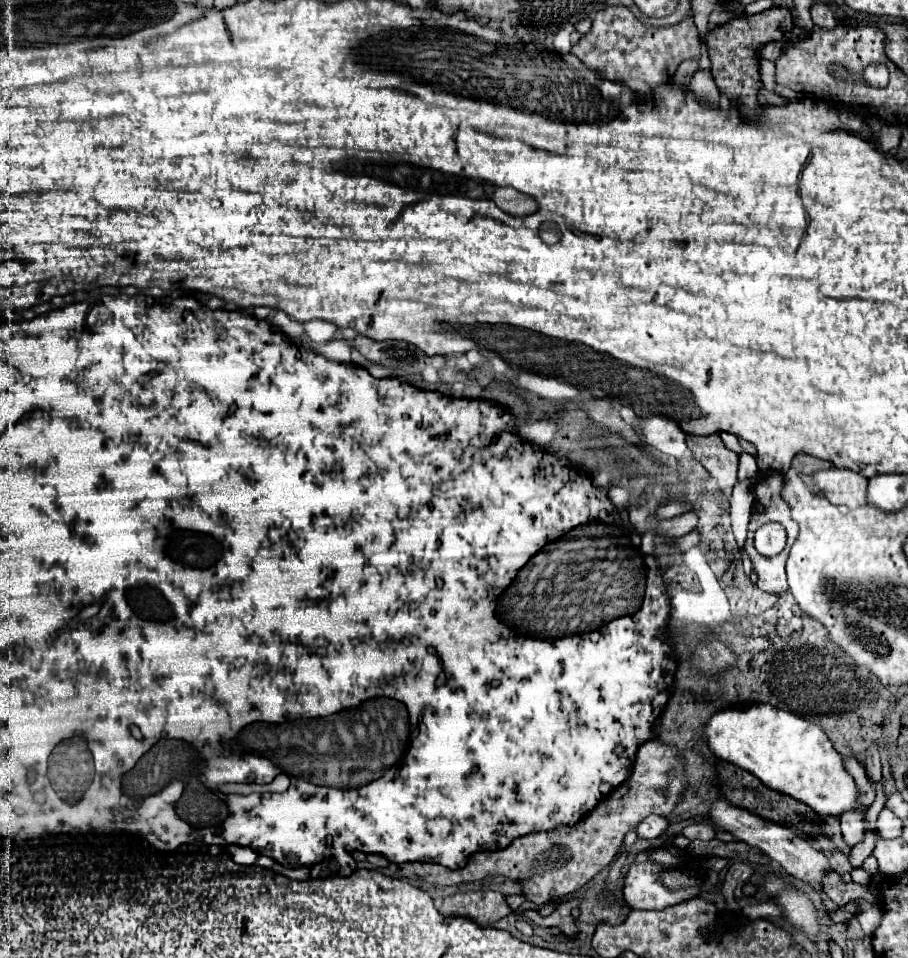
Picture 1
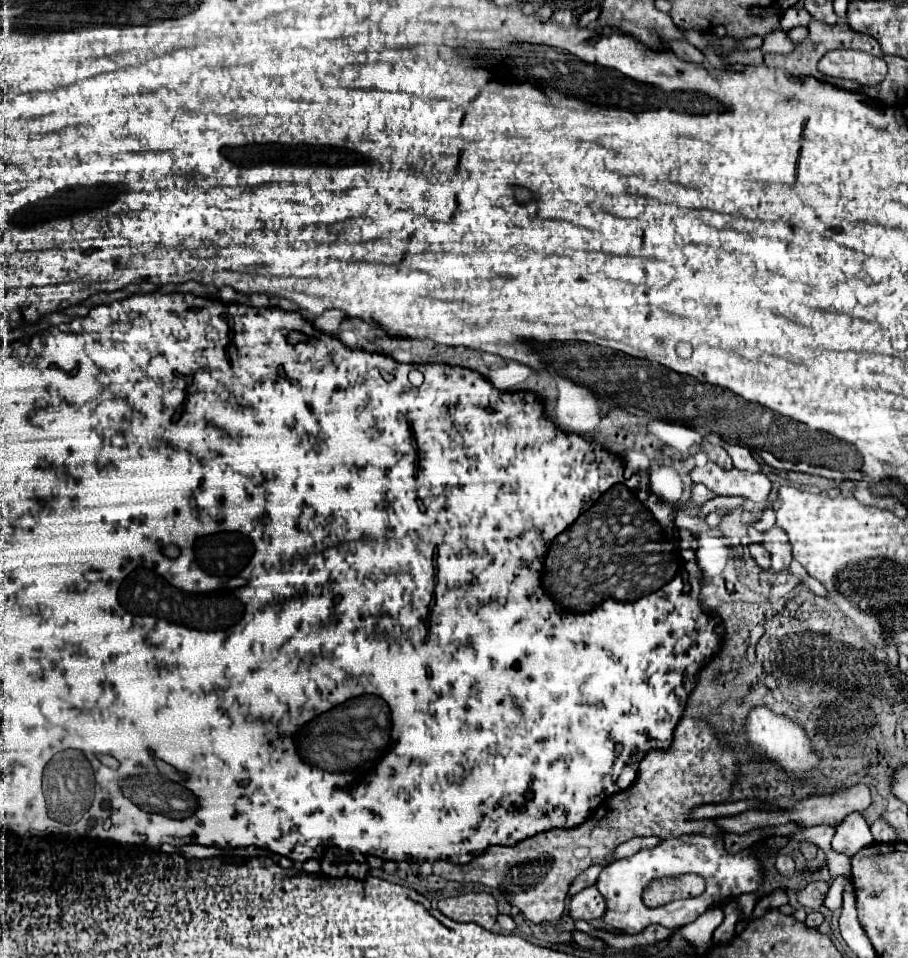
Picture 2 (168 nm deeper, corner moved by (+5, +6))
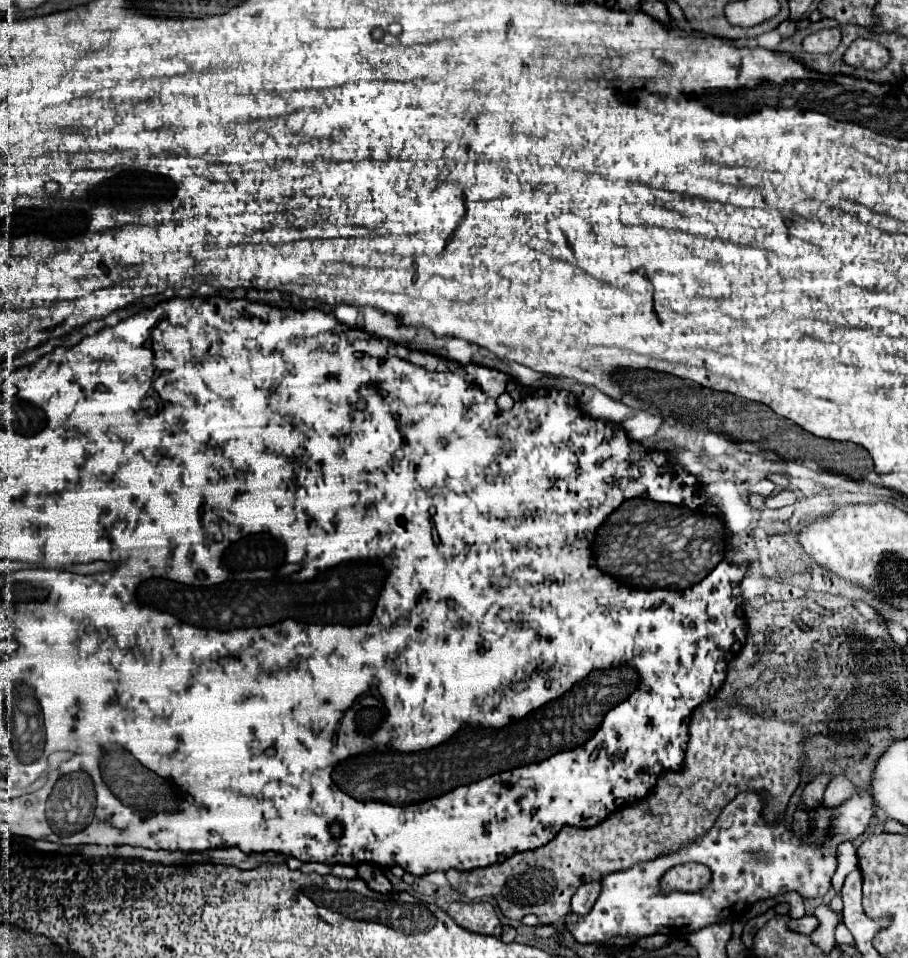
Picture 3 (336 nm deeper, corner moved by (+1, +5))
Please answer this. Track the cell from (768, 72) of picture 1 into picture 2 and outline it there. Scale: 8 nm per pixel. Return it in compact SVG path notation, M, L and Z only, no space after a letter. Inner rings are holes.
M775 29L773 33L765 35L765 43L761 47L763 53L791 53L791 49L795 49L795 45L789 41L787 33L781 29Z

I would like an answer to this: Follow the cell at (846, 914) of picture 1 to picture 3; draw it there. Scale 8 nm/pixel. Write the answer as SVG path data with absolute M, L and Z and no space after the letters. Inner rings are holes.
M803 916L799 920L791 920L791 928L801 934L811 934L817 928L817 924L819 924L819 920L815 916Z

